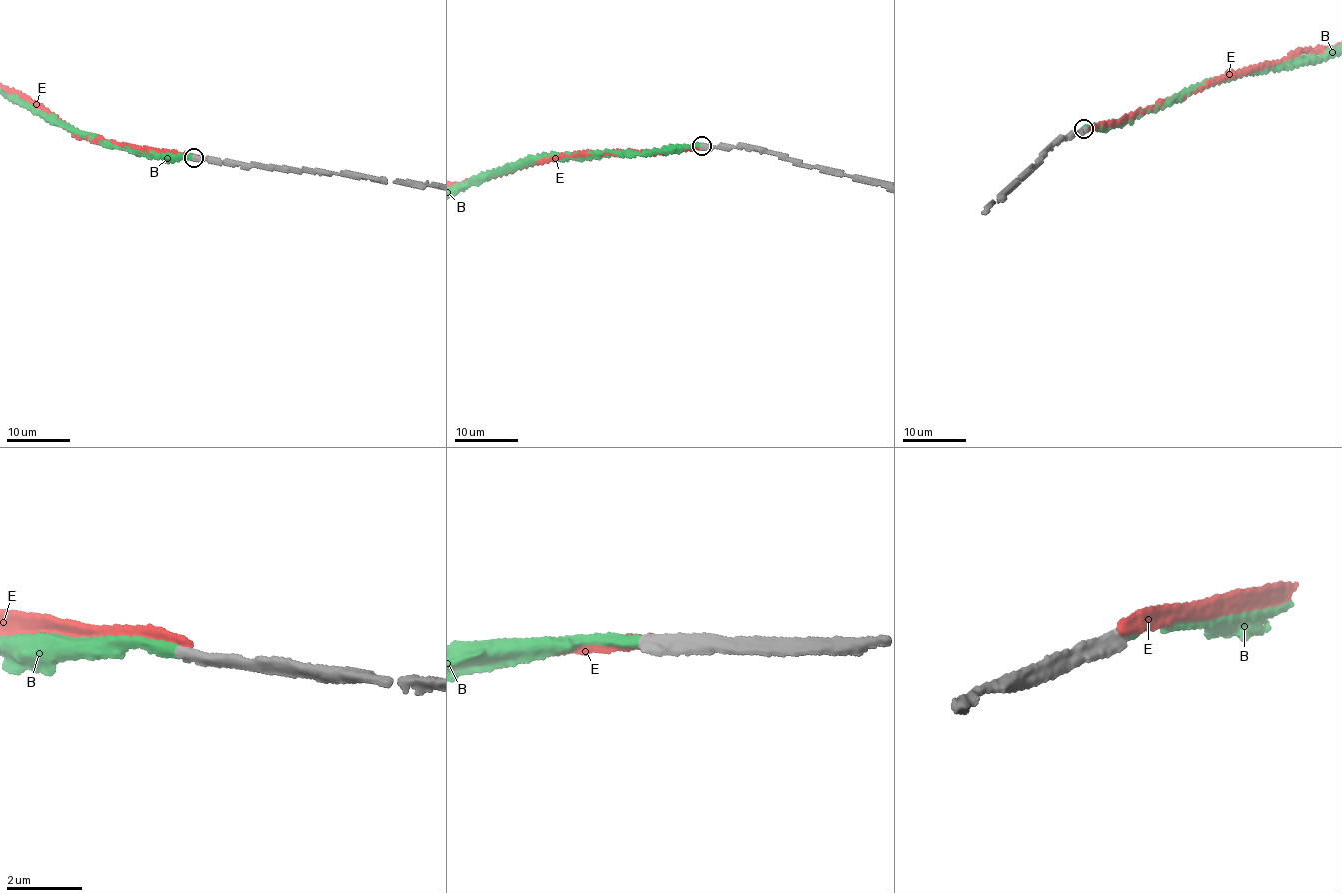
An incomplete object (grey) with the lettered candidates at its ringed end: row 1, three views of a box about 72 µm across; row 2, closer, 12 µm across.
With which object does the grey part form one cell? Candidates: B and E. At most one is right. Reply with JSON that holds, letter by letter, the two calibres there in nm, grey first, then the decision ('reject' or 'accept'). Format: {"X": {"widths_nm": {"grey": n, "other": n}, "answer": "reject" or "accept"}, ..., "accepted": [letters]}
{"B": {"widths_nm": {"grey": 360, "other": 280}, "answer": "accept"}, "E": {"widths_nm": {"grey": 400, "other": 280}, "answer": "reject"}, "accepted": ["B"]}

